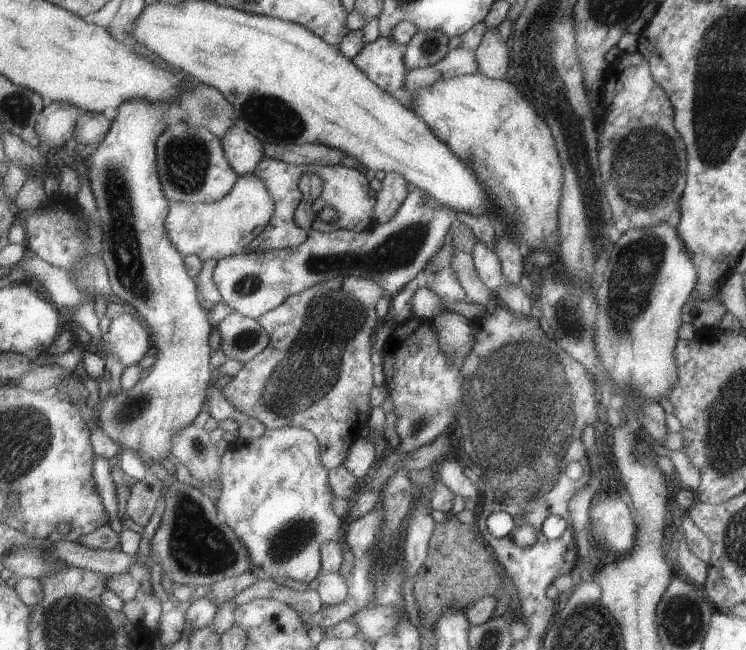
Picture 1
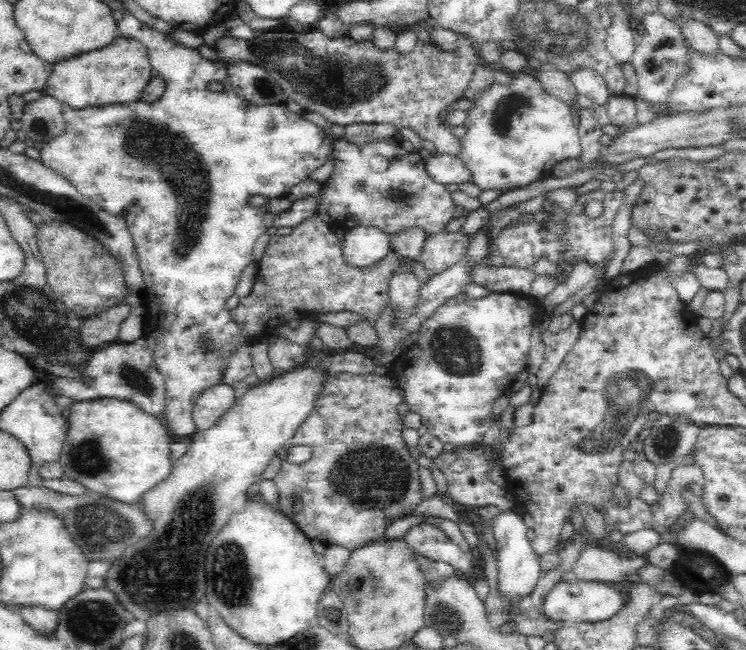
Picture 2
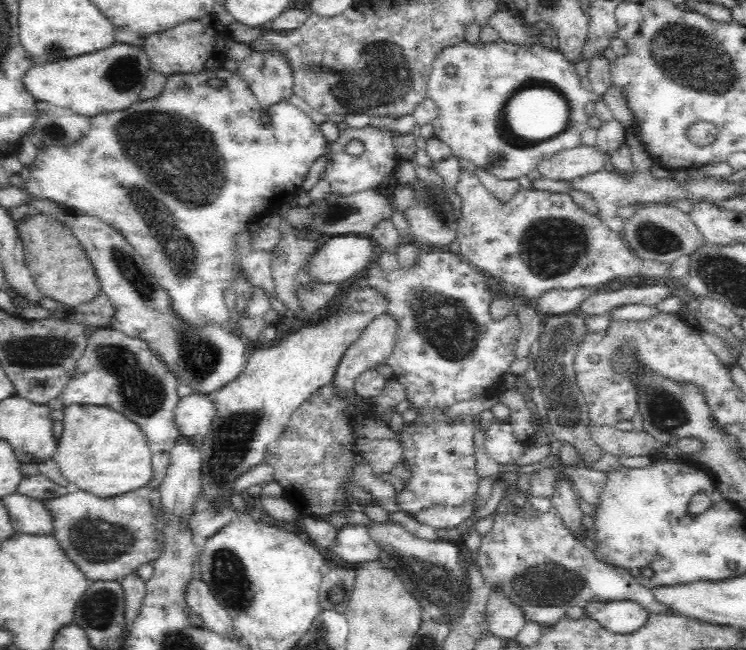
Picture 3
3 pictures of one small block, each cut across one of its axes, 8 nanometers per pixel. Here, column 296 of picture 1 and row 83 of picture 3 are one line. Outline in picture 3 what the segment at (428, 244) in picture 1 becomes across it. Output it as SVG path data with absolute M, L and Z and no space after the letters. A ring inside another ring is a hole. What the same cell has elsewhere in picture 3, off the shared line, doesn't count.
M277 46L249 51L237 65L236 73L251 88L262 108L293 96L295 72L291 60Z

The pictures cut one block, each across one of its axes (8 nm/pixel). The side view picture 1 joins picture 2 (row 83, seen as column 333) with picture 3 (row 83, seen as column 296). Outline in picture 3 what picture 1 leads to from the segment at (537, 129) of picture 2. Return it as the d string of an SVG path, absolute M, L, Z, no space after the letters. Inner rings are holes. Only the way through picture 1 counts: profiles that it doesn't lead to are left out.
M527 24L527 28L530 39L534 41L532 44L512 44L501 39L492 43L475 44L475 42L468 42L464 39L458 44L444 48L439 56L436 56L427 81L427 97L437 104L436 118L431 120L431 124L435 128L435 135L446 142L451 147L454 157L464 164L484 167L490 174L494 174L502 180L518 179L521 176L529 175L540 160L546 160L556 152L580 146L581 134L588 128L589 116L584 113L586 110L584 106L597 99L592 92L582 88L581 79L574 69L576 63L569 60L562 50L548 48L546 44L542 44L540 28L529 24ZM446 66L456 68L456 74L449 76L445 72ZM533 87L550 88L567 99L570 107L568 124L560 134L546 140L530 141L528 146L520 148L522 138L514 134L511 129L506 118L505 106L514 94Z

